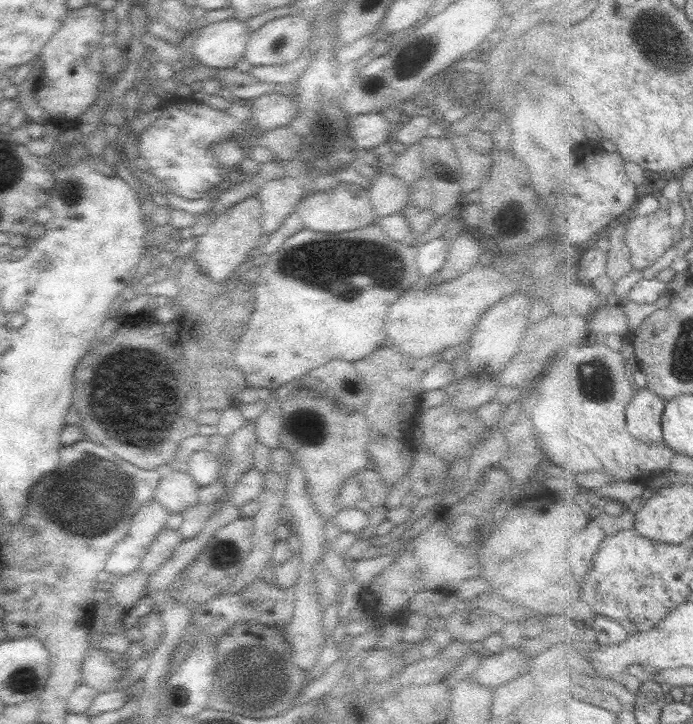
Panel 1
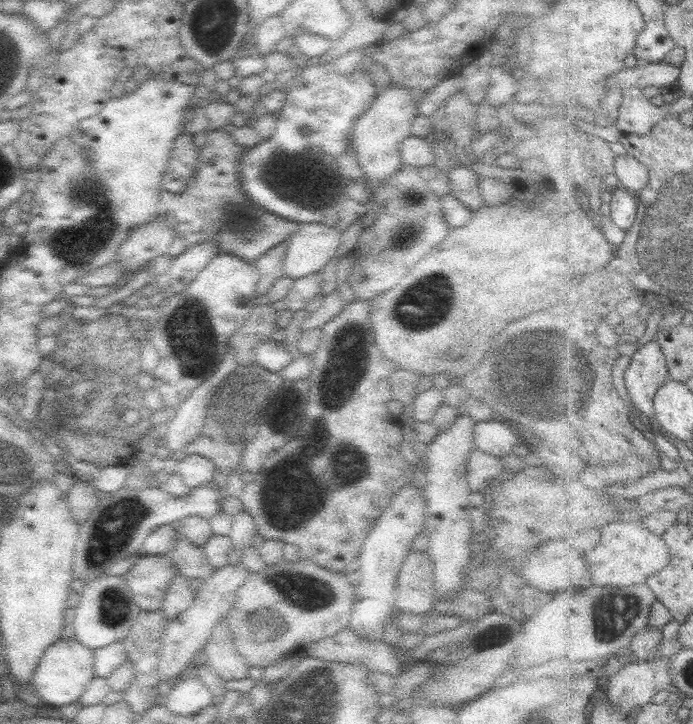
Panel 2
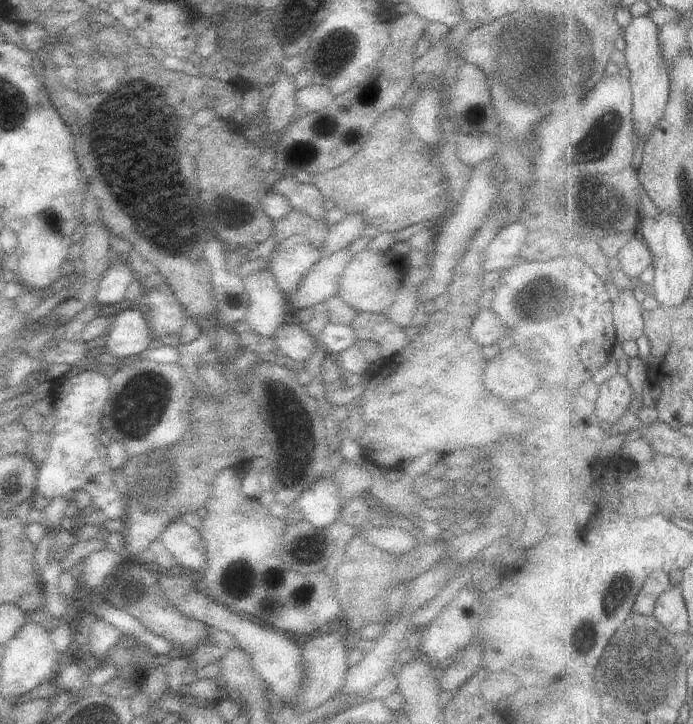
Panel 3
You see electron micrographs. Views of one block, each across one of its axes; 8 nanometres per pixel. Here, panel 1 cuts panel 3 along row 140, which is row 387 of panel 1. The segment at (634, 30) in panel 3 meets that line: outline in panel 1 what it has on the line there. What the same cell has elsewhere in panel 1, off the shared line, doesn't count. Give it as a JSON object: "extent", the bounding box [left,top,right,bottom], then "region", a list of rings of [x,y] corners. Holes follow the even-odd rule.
{"extent":[626,388,665,446],"region":[[[639,388],[633,402],[626,408],[626,427],[637,441],[647,446],[664,442],[662,431],[662,416],[665,403],[663,396],[659,396],[652,389]]]}

